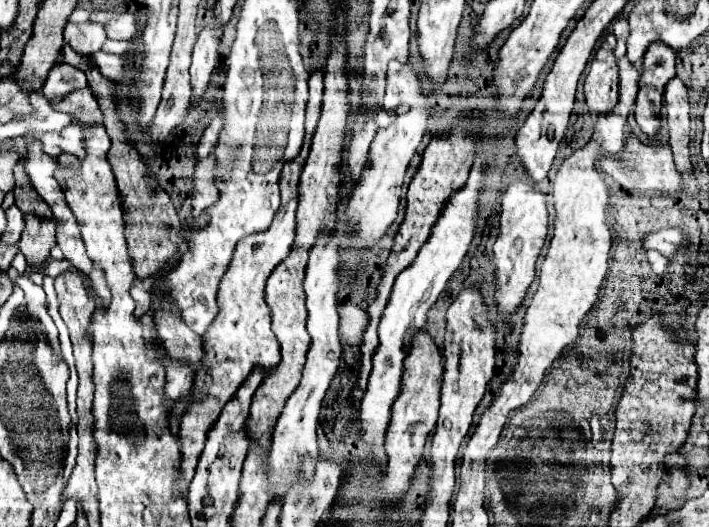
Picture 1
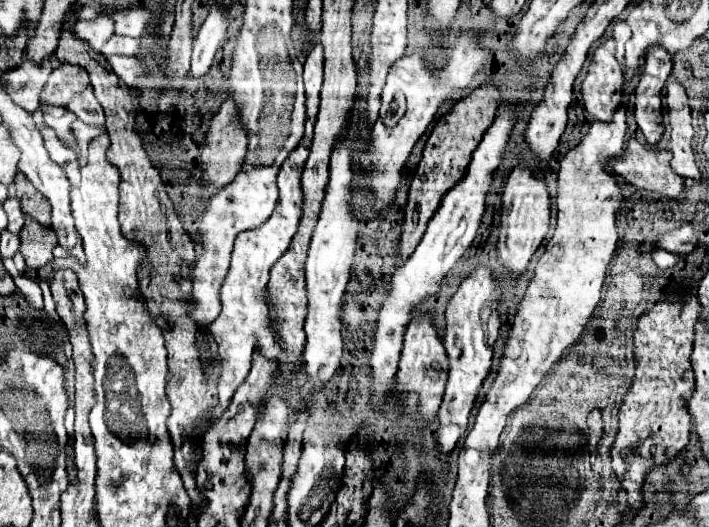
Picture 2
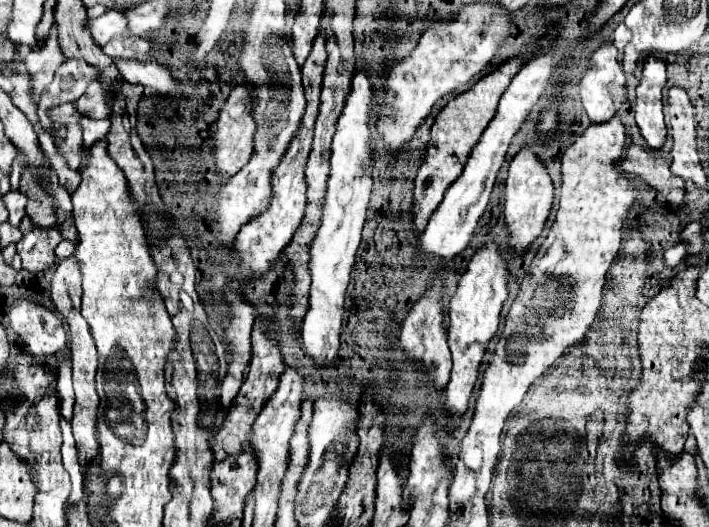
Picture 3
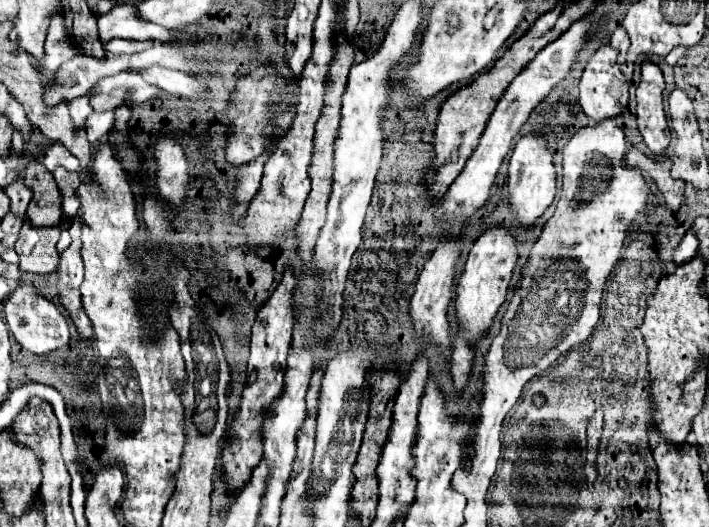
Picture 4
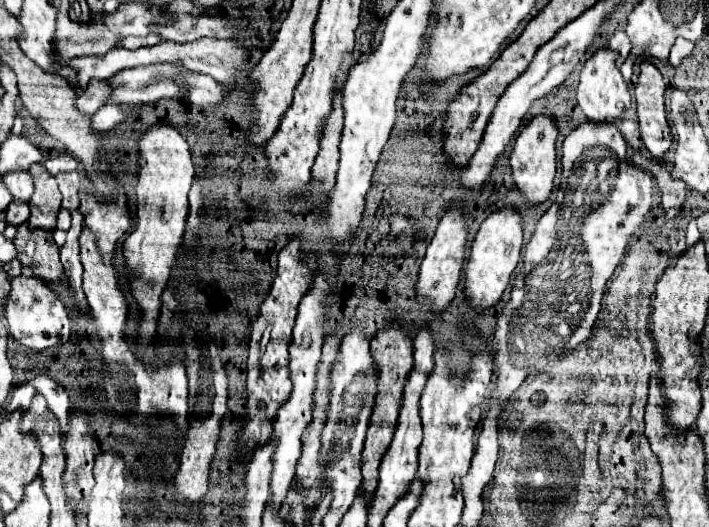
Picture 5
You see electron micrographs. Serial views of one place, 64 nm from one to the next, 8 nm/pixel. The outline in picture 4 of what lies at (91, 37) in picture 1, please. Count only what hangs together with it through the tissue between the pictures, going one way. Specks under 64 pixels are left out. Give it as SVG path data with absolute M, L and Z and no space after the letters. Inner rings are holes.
M120 2L110 12L98 16L100 40L110 38L134 38L134 40L158 40L158 42L182 42L170 30L156 26L154 22L142 20L138 8L132 2Z

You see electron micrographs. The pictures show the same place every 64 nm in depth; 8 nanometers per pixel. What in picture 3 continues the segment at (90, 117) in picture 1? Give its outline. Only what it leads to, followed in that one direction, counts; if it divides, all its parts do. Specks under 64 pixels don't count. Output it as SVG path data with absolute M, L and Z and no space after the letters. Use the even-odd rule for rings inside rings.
M100 80L92 82L86 90L86 94L76 102L76 108L94 118L106 118L112 114L112 100L116 98L116 92L108 92Z

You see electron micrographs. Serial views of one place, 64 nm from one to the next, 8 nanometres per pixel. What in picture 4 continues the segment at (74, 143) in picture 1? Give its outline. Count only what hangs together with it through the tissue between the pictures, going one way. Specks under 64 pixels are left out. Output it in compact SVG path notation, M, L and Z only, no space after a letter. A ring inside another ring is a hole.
M106 110L106 112L94 112L86 118L86 132L88 132L88 140L100 142L102 138L106 138L110 134L114 126L114 110Z

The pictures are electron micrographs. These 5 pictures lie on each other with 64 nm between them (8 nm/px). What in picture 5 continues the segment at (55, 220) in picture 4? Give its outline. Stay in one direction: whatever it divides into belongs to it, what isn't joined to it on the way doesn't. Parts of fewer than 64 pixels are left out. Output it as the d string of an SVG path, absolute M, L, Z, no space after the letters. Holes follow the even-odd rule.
M32 164L30 174L34 178L34 194L30 198L28 224L32 224L32 228L54 230L56 214L62 202L62 194L58 190L56 178L52 178L42 164Z

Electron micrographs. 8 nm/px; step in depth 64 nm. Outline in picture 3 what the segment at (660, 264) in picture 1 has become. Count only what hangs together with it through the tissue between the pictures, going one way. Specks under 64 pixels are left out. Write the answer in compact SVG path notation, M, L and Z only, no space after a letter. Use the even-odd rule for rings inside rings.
M678 242L676 246L672 246L672 248L668 248L666 252L664 252L664 258L666 258L666 264L670 266L670 268L674 268L674 266L678 266L678 264L684 264L686 260L688 260L688 244L686 242Z

